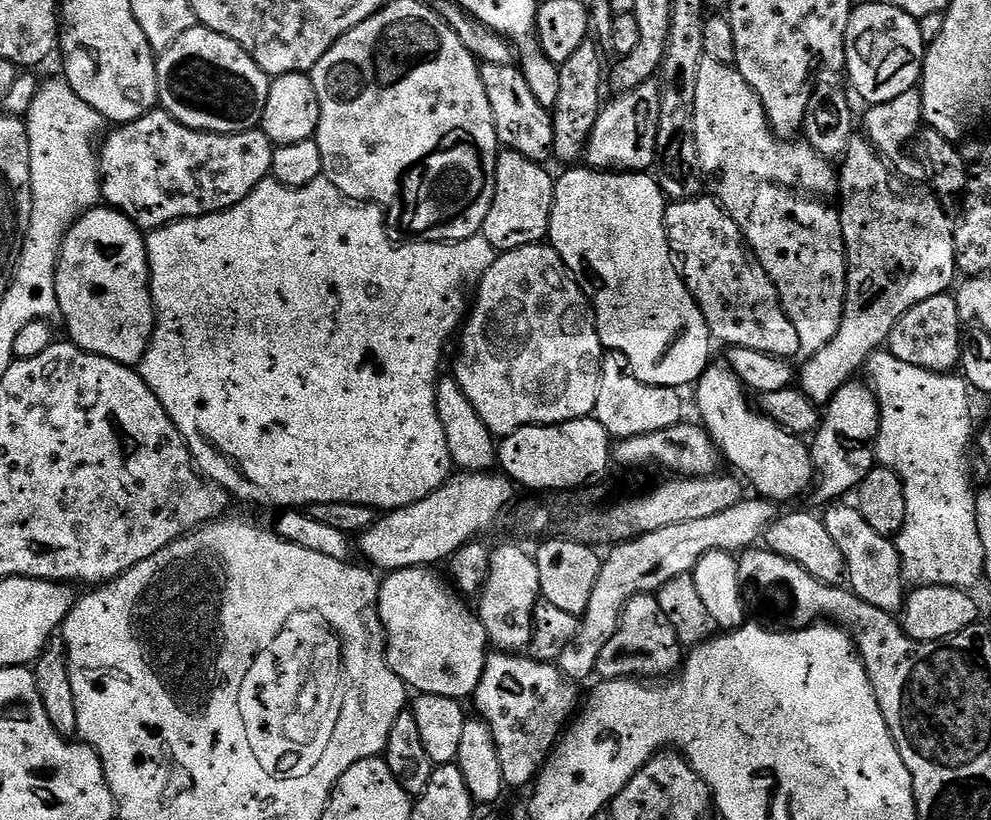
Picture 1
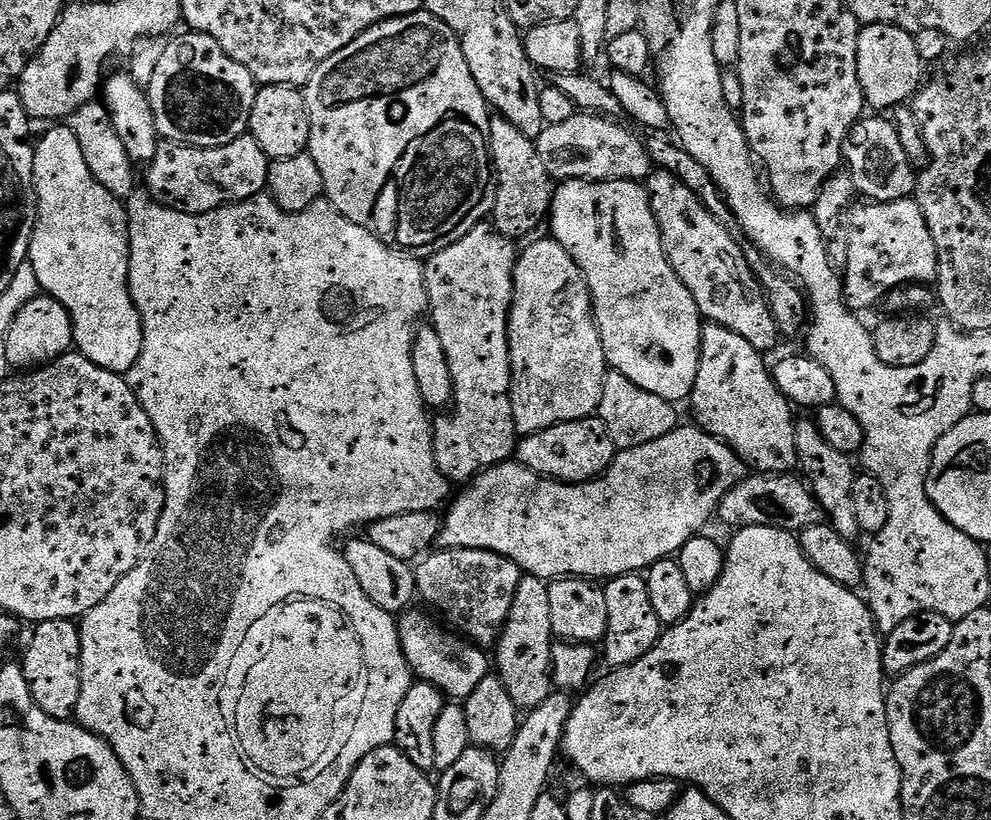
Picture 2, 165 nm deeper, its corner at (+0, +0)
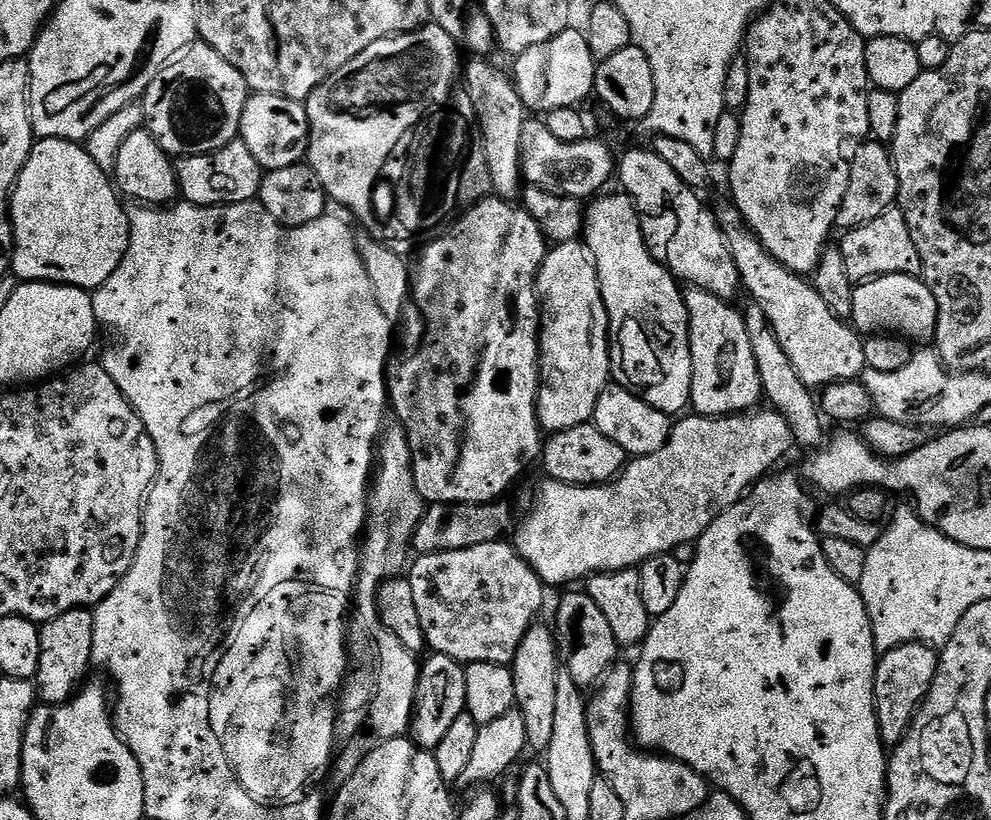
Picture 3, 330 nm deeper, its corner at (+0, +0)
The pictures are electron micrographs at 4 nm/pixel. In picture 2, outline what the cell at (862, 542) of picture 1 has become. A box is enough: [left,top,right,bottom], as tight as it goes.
[794,418,861,542]

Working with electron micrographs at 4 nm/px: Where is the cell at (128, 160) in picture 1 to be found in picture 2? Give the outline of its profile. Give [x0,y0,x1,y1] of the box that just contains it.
[147,134,269,212]

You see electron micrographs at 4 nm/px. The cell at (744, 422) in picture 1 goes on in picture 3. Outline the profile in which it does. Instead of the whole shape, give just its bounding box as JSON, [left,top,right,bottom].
[684,288,764,416]

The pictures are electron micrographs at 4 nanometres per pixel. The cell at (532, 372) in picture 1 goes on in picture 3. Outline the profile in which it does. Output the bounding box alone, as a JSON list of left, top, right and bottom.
[536,239,612,434]

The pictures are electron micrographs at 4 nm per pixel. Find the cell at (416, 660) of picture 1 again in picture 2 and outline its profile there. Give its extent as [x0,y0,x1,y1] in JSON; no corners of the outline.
[398,610,490,702]

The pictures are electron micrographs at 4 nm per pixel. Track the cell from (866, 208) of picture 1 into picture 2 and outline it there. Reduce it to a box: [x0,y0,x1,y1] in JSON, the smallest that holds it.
[842,199,938,308]

